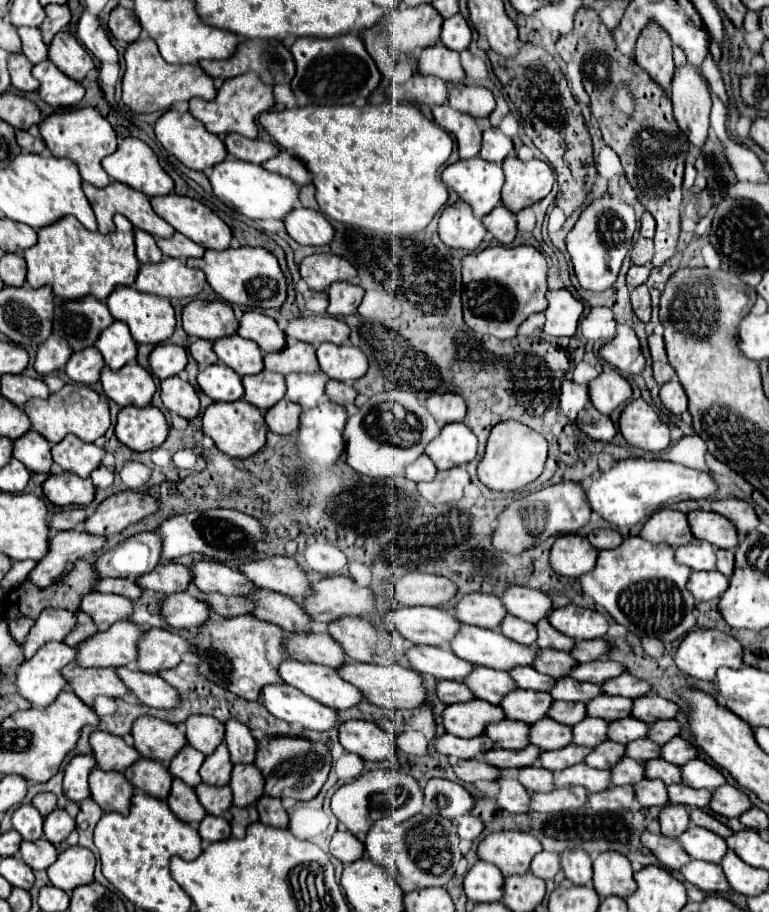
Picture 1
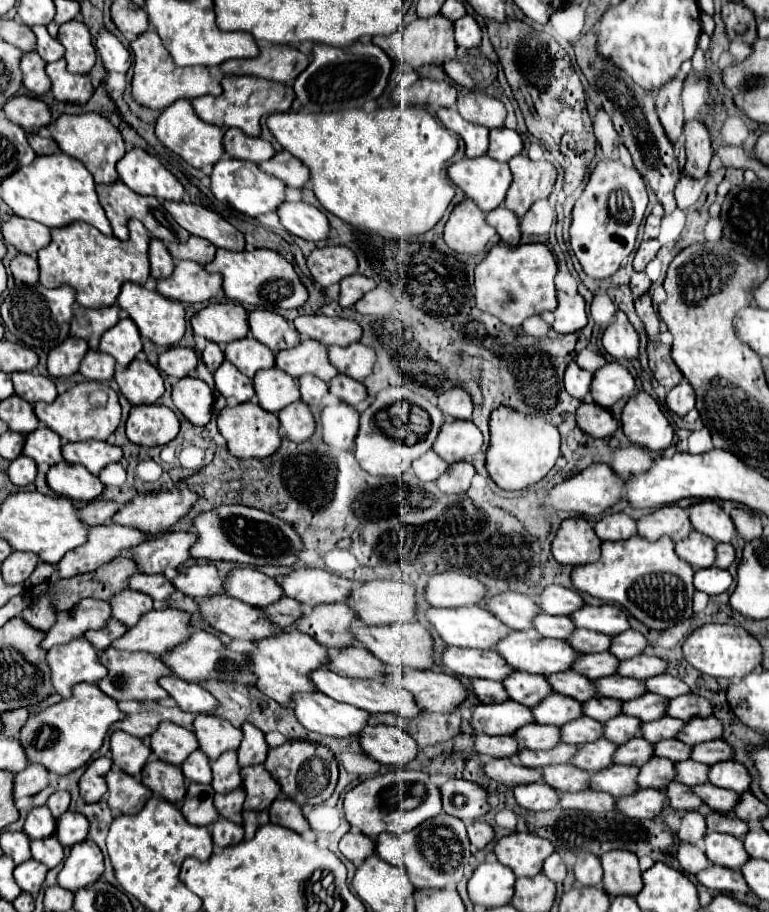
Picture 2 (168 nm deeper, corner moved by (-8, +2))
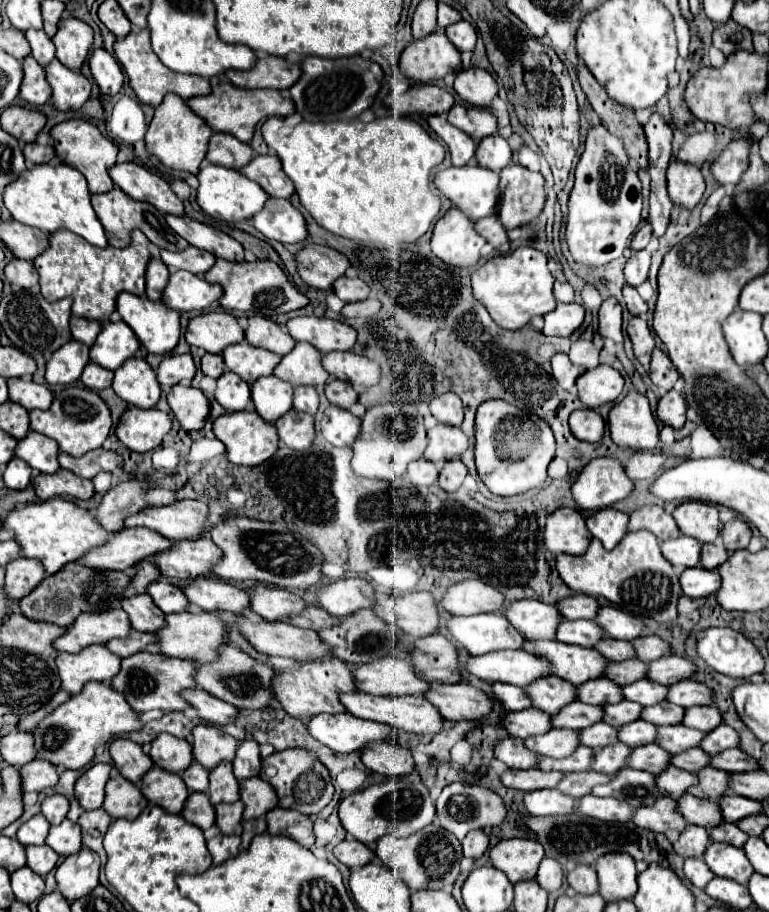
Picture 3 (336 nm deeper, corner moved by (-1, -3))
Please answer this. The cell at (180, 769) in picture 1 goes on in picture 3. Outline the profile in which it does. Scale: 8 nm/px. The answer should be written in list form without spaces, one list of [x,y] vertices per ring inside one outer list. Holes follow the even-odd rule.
[[[193,762],[183,774],[181,778],[185,780],[187,788],[191,792],[207,792],[209,786],[209,770],[205,770],[199,762]]]

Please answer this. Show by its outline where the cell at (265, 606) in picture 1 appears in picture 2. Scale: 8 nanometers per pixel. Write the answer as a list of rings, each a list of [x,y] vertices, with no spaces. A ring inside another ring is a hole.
[[[342,601],[316,607],[302,605],[302,617],[294,625],[298,631],[314,637],[320,645],[326,645],[328,649],[340,649],[346,645],[356,645],[356,639],[348,631],[352,621],[356,621],[356,615],[348,603],[344,605]]]

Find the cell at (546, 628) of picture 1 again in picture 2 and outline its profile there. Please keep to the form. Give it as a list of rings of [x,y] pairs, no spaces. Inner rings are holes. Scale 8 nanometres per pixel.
[[[574,629],[572,635],[566,639],[566,643],[580,653],[602,653],[602,651],[608,651],[610,637],[588,629]]]

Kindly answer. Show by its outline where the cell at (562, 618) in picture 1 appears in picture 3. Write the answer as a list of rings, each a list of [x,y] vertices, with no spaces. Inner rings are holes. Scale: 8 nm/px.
[[[607,606],[607,608],[601,608],[595,622],[607,632],[607,636],[611,638],[619,638],[619,640],[633,640],[633,638],[639,638],[641,634],[645,634],[645,624],[635,618],[635,616],[629,616],[613,606]]]

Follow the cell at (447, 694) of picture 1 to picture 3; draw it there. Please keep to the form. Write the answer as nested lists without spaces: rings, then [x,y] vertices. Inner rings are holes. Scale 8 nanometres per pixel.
[[[495,682],[493,684],[493,694],[495,694],[497,700],[503,702],[503,706],[507,710],[513,710],[513,712],[533,706],[533,702],[529,702],[529,698],[525,698],[525,690],[519,688],[519,686],[509,686],[509,684]]]

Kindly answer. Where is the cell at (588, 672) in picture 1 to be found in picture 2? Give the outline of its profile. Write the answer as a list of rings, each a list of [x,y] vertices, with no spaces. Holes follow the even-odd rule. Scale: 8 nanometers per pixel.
[[[648,653],[620,661],[620,665],[618,665],[618,675],[640,679],[640,681],[654,677],[654,675],[660,675],[664,671],[666,671],[666,663],[654,655],[648,655]]]

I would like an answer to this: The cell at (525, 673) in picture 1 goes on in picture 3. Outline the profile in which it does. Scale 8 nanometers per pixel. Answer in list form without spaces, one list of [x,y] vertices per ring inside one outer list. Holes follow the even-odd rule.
[[[599,678],[579,686],[579,700],[587,704],[605,706],[621,702],[625,700],[625,696],[621,696],[621,686],[617,682],[609,682],[609,678]]]

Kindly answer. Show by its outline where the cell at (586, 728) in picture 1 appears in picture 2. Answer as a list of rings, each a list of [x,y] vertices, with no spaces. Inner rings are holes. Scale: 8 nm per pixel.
[[[620,713],[602,725],[602,737],[616,745],[622,745],[624,741],[628,741],[632,737],[638,737],[638,733],[640,733],[638,727],[640,727],[640,721],[636,717],[628,717],[628,715]]]

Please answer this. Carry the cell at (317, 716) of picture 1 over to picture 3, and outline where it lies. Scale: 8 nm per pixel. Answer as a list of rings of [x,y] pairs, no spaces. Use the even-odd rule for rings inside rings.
[[[319,714],[305,720],[309,734],[333,752],[351,754],[371,742],[397,742],[397,730],[391,726],[355,718],[353,714]]]

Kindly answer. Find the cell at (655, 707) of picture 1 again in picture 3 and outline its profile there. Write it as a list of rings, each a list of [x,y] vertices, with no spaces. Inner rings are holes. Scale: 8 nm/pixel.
[[[693,706],[685,710],[683,724],[707,734],[709,730],[715,730],[717,726],[723,724],[723,716],[715,706]]]

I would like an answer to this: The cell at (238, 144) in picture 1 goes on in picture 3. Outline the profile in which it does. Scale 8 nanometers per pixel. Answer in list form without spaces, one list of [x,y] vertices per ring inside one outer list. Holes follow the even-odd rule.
[[[215,132],[209,140],[209,150],[207,150],[207,160],[211,164],[219,164],[225,168],[233,168],[233,170],[241,170],[245,164],[249,164],[249,160],[255,156],[253,148],[245,142],[239,142],[237,138],[233,138],[231,134],[221,134]]]

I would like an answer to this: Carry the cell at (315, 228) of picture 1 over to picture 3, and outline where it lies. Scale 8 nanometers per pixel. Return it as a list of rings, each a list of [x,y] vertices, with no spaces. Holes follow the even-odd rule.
[[[269,198],[253,216],[253,226],[269,240],[277,240],[281,244],[303,242],[307,236],[305,220],[301,212],[283,198]]]

